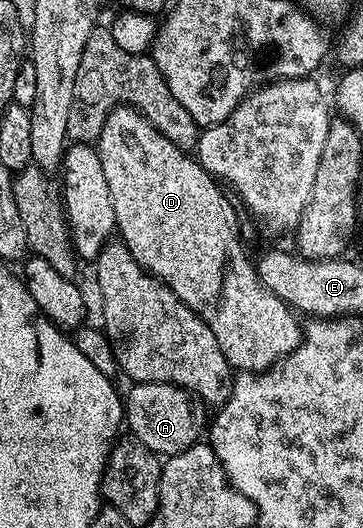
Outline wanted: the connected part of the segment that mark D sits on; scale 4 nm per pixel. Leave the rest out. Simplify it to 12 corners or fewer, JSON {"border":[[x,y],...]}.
{"border":[[140,110],[95,149],[120,241],[270,370],[302,323],[259,280],[238,207]]}

